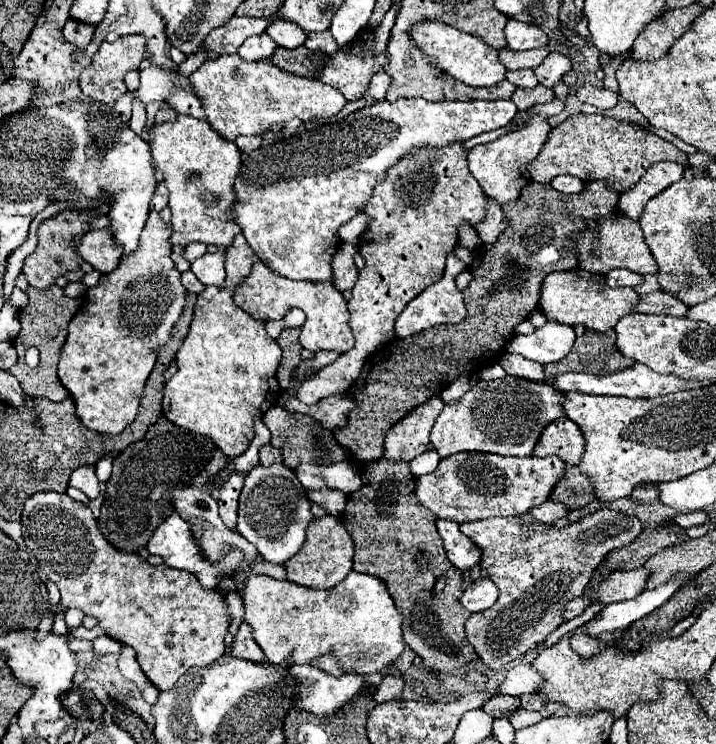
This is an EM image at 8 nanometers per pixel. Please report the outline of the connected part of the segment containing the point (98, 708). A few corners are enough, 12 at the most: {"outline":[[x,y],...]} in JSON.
{"outline":[[71,688],[63,708],[77,720],[103,718],[105,706],[91,690]]}

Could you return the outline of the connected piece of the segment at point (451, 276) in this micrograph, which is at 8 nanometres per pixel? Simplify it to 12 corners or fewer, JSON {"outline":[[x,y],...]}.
{"outline":[[447,256],[439,282],[415,296],[395,322],[395,340],[467,316],[455,276],[465,266]]}

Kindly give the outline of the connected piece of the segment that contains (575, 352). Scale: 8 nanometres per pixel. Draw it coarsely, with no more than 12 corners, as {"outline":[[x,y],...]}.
{"outline":[[615,330],[585,332],[571,354],[545,366],[551,384],[563,372],[603,376],[635,362],[617,350]]}

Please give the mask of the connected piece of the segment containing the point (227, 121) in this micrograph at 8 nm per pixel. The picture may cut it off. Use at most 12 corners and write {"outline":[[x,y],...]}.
{"outline":[[239,54],[189,76],[227,142],[291,118],[327,120],[333,86]]}

